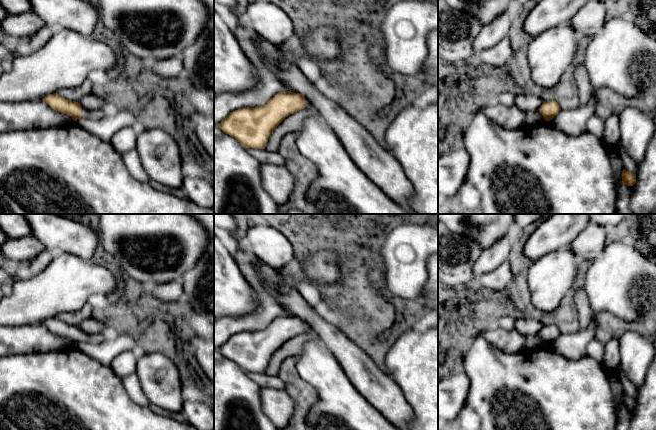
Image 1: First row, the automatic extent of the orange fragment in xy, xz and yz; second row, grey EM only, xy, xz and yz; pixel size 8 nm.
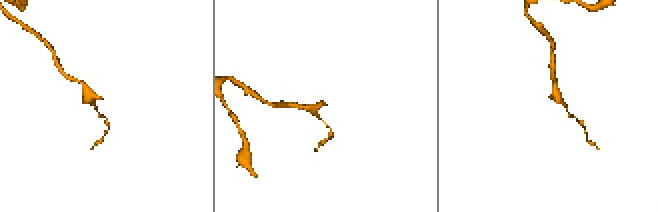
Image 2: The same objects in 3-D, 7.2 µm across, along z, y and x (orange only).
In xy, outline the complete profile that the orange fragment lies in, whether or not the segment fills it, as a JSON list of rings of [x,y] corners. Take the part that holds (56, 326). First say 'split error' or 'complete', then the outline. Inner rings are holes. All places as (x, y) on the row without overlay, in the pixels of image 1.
split error | [[[56,317],[49,318],[42,324],[52,333],[70,339],[74,345],[80,342],[98,343],[106,339],[106,334],[87,334],[78,326],[65,323]]]

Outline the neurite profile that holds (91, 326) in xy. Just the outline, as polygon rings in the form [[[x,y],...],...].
[[[93,317],[82,321],[78,327],[87,334],[108,334],[109,329]]]

